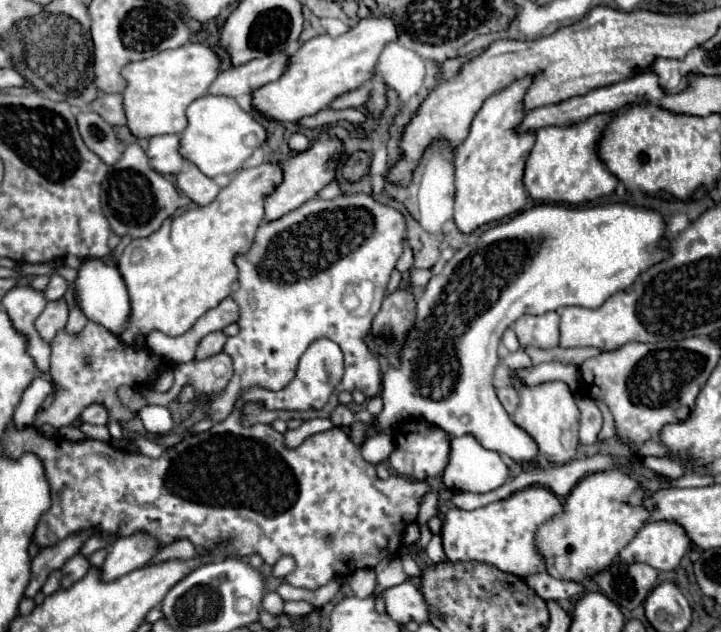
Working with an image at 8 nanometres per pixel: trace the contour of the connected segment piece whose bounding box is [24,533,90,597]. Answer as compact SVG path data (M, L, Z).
M90 533L72 535L72 537L60 541L54 547L42 549L32 561L32 575L30 575L30 583L24 591L24 597L34 597L42 589L42 585L44 585L46 577L50 575L50 571L60 569L70 557L74 557L80 549L80 543L84 543L86 537L90 537Z

